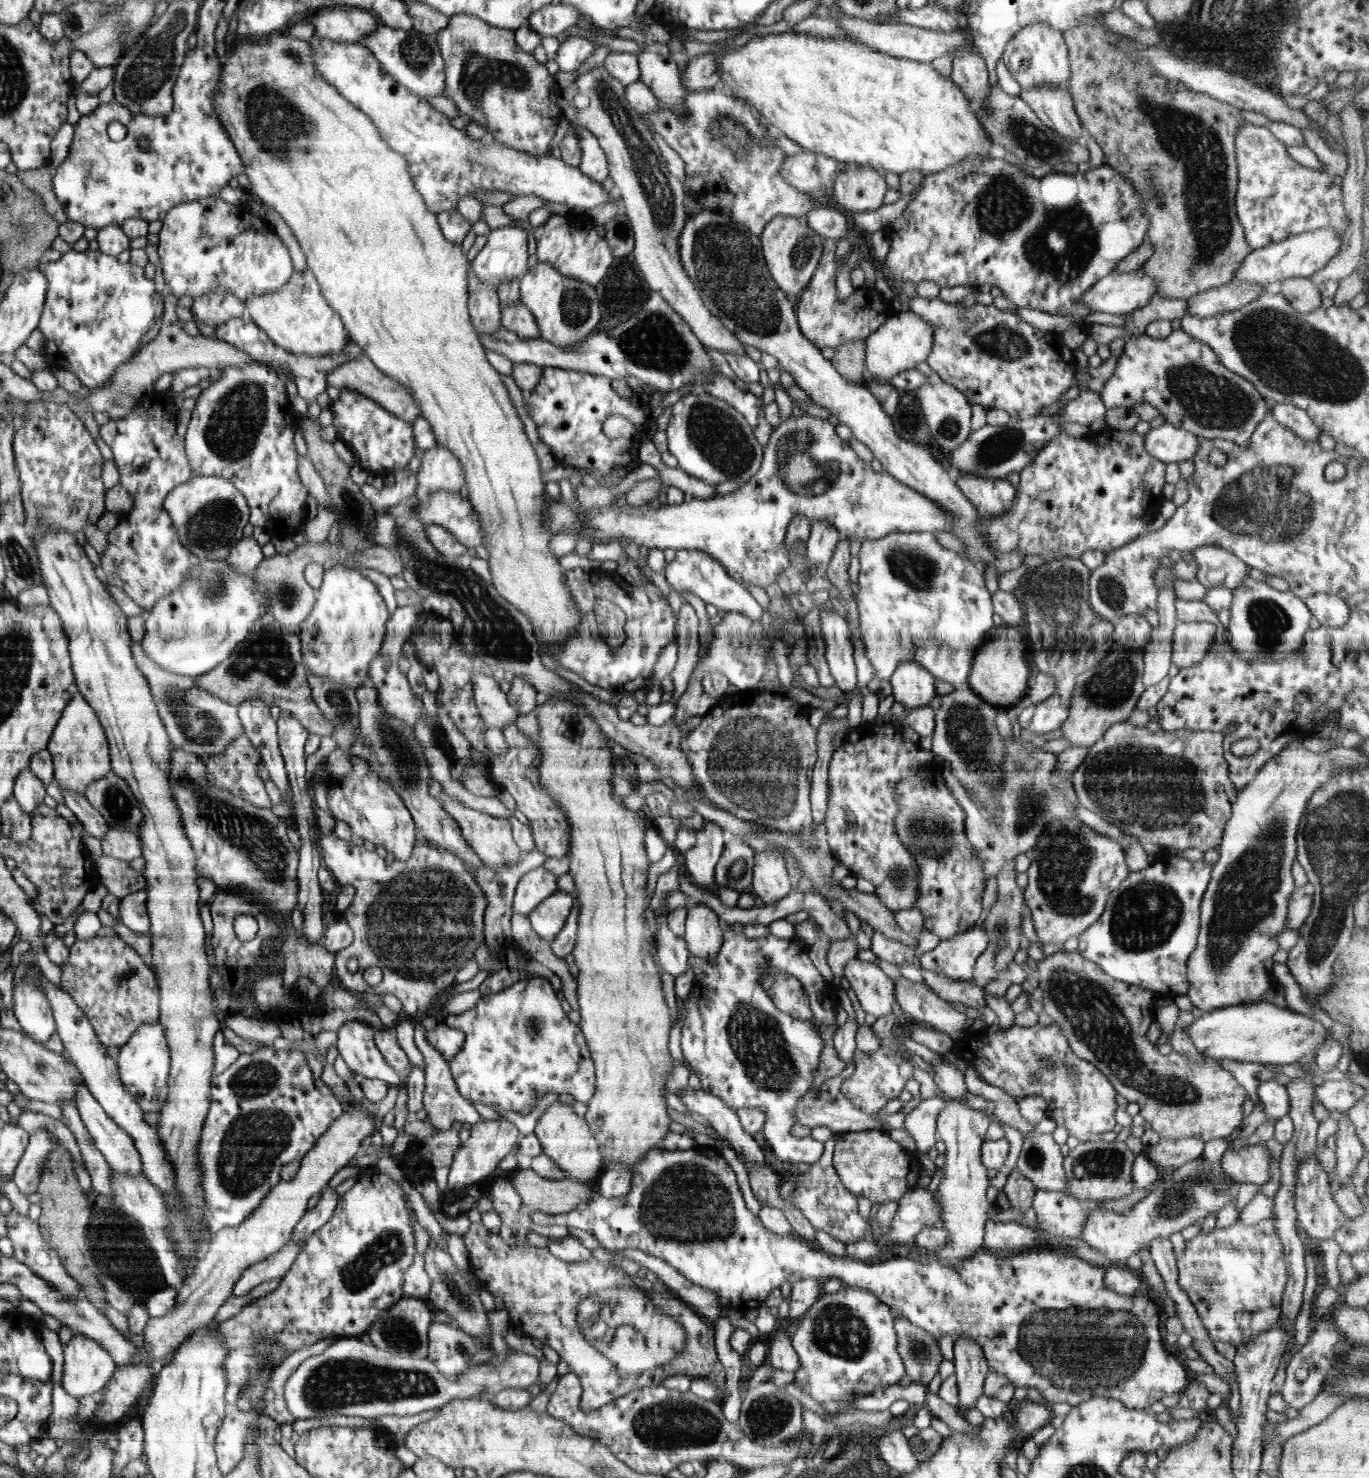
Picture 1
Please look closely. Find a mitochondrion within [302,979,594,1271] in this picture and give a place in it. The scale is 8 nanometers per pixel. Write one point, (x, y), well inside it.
(533, 1024)

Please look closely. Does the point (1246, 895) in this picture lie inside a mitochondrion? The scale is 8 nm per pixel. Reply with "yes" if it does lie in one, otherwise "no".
yes

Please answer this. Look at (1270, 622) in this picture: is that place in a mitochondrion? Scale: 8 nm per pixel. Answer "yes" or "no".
yes

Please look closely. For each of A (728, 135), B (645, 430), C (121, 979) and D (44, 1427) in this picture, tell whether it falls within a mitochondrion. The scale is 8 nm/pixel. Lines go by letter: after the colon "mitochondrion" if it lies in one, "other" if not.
A: mitochondrion
B: other
C: mitochondrion
D: other

